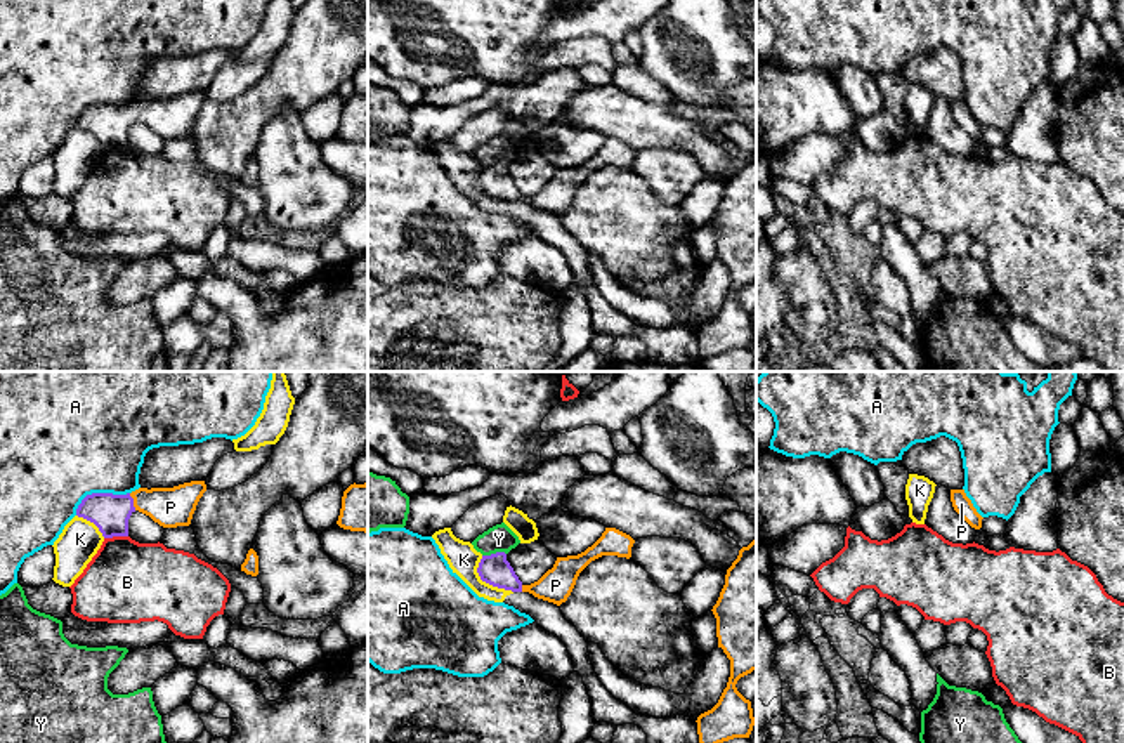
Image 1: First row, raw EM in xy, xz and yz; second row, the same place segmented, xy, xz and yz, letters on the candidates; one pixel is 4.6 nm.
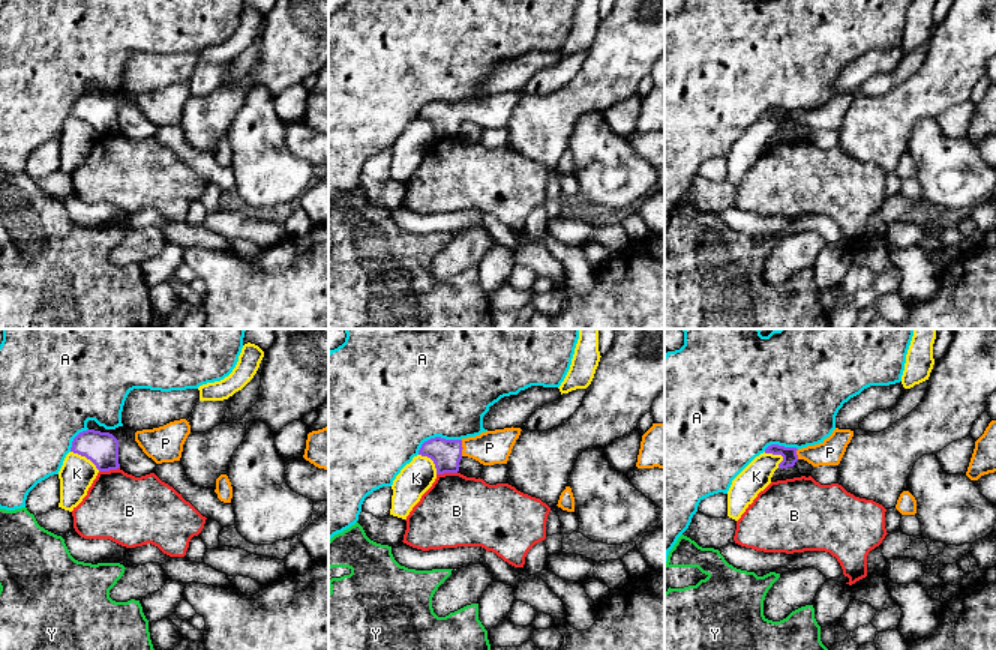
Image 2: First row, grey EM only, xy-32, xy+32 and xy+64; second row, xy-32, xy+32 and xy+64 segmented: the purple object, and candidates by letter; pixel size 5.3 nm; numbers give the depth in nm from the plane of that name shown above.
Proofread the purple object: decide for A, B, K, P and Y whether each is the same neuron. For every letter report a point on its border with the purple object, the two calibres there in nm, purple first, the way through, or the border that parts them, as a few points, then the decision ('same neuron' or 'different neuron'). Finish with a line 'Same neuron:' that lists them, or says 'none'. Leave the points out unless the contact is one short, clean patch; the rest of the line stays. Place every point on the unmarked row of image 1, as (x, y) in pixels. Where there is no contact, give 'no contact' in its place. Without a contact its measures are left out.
A: contact xy (98, 105); calibres 180 and 480 nm; border xy (129, 103), (89, 105), (75, 125); different neuron
B: contact xy (115, 146); calibres 180 and 380 nm; border xy (127, 146), (104, 150); different neuron
K: contact xz (486, 193); calibres 140 and 150 nm; border xz (481, 167), (477, 186), (512, 203); different neuron
P: contact xy (132, 113); calibres 180 and 190 nm; way xy (110, 124), (132, 113), (158, 113), (170, 118); same neuron
Y: contact xz (493, 165); calibres 140 and 130 nm; border xz (505, 164), (483, 167); different neuron
Same neuron: P

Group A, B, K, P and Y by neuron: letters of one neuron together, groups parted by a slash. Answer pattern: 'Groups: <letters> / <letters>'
Groups: A / B / K / P / Y

